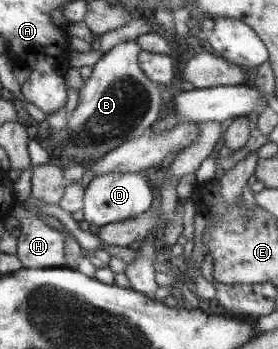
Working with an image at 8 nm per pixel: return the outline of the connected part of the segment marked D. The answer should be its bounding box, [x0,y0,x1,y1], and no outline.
[81,172,152,227]

